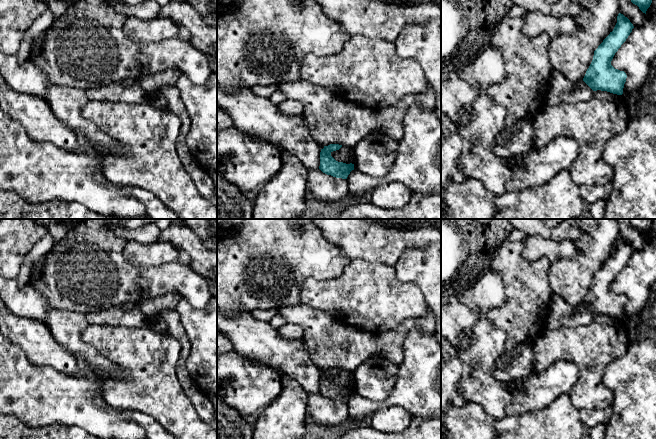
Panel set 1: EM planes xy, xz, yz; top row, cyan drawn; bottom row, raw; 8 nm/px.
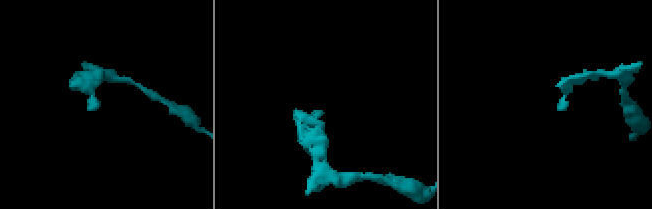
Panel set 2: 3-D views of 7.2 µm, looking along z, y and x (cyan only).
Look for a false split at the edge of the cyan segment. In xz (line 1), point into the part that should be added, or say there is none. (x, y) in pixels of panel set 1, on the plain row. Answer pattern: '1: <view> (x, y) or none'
1: none

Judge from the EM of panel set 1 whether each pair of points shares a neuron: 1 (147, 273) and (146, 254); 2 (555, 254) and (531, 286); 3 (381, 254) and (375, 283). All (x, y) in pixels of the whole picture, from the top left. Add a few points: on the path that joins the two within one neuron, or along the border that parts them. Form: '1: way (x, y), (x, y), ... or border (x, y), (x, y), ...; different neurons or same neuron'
1: border (125, 257), (135, 265), (160, 266), (170, 263); different neurons
2: border (527, 260), (537, 260), (546, 257), (550, 262); different neurons
3: border (356, 258), (373, 263), (384, 263), (393, 267); different neurons

